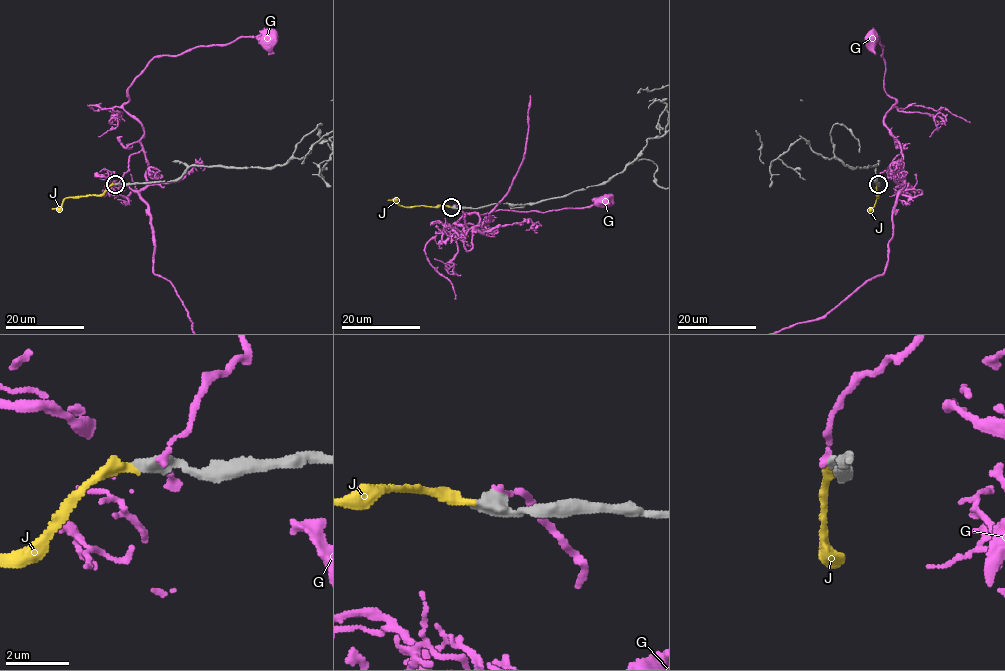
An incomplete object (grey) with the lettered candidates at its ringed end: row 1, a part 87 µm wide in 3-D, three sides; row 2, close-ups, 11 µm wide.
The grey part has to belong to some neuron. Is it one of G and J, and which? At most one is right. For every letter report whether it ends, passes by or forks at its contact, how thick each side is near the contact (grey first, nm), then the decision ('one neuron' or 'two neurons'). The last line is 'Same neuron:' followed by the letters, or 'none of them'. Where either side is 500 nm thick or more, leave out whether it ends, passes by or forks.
G: calibres 550 and 180 nm; two neurons
J: calibres 500 and 240 nm; one neuron
Same neuron: J

